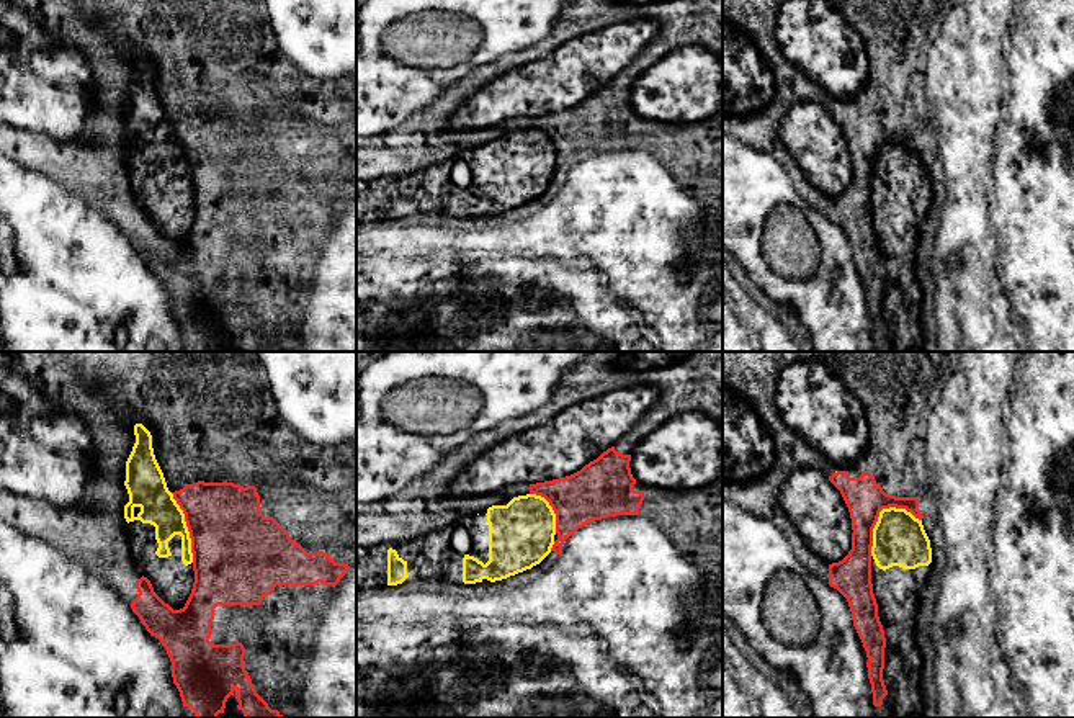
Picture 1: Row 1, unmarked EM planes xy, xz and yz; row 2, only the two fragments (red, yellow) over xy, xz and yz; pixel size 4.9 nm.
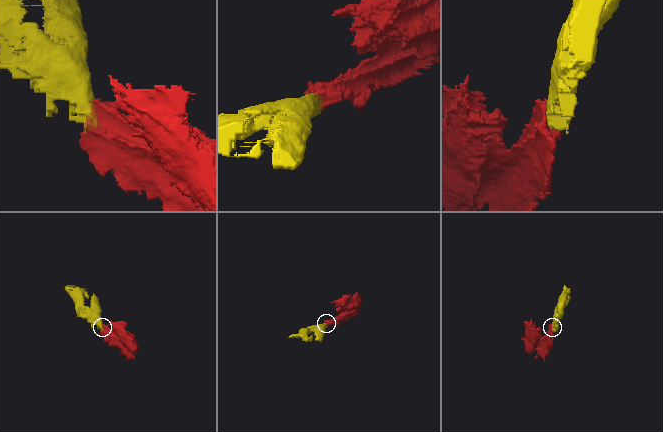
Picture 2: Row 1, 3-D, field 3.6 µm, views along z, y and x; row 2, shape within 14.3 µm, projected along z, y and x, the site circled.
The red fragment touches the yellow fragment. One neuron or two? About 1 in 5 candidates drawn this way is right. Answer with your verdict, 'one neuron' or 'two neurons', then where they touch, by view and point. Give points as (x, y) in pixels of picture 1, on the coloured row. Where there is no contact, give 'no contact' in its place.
two neurons | yz (878, 514)

